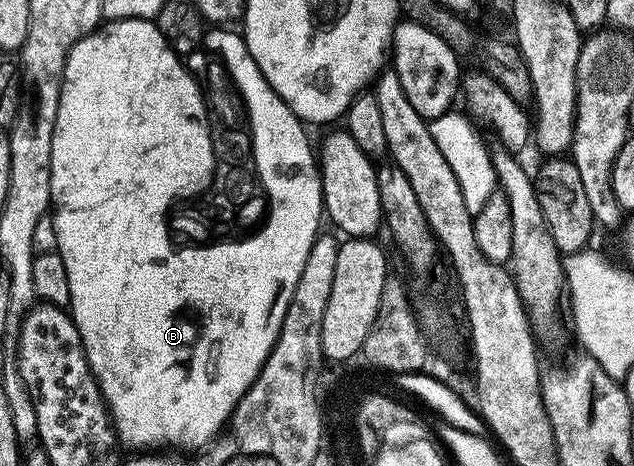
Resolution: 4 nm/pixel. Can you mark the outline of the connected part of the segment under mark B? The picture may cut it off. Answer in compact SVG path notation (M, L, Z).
M112 20L112 21L109 21L109 22L106 22L106 23L103 23L103 24L102 24L102 25L101 25L101 26L99 26L99 27L97 27L97 28L95 28L95 29L94 29L94 31L92 31L92 32L90 32L90 33L89 33L89 34L87 34L87 35L86 35L86 36L82 36L82 37L81 37L81 38L79 38L79 40L77 40L77 42L76 42L76 43L75 43L75 44L74 44L74 45L73 45L73 46L72 46L72 50L71 50L71 51L70 51L70 53L69 53L69 54L68 54L68 58L67 58L67 59L66 59L66 65L65 65L65 66L64 66L64 70L63 70L63 71L62 71L62 89L61 89L61 90L60 90L60 98L59 98L59 99L58 99L58 109L57 109L57 110L56 110L56 122L55 122L55 123L54 123L54 129L53 129L53 130L52 130L52 158L51 158L51 159L50 159L50 208L51 208L51 209L52 209L52 215L53 215L53 217L54 217L54 225L55 225L55 226L56 226L56 242L57 242L57 243L58 243L58 246L57 246L57 249L56 249L56 250L57 250L57 252L58 252L58 253L59 253L59 254L60 254L60 258L61 258L61 259L62 259L62 261L63 261L63 262L64 262L64 270L68 270L68 290L69 290L69 291L70 291L70 306L69 306L69 309L68 309L68 311L69 311L69 313L70 313L70 316L71 316L71 318L73 318L73 319L74 319L74 325L75 325L75 326L76 326L76 330L77 330L77 331L78 331L78 333L79 333L79 334L80 334L80 338L81 338L81 339L82 339L82 345L83 345L83 346L84 346L84 350L85 350L85 351L86 351L86 360L87 360L87 361L88 361L88 362L89 362L89 363L90 363L90 369L91 369L91 370L92 370L92 374L93 374L93 375L94 375L94 376L95 376L95 378L96 378L96 379L98 379L98 385L99 385L99 386L100 386L100 390L101 390L101 391L102 391L102 397L103 397L103 398L105 398L105 400L106 400L106 407L107 407L107 408L109 408L109 410L110 410L110 419L111 419L111 421L112 421L112 423L113 423L113 426L114 426L114 430L115 430L115 432L117 432L117 433L118 433L118 438L119 438L119 441L121 441L121 443L122 443L122 444L123 444L123 445L126 445L126 444L131 444L131 446L132 446L132 447L134 447L134 450L140 450L140 449L143 449L143 448L154 448L154 447L157 447L157 446L170 446L170 445L166 445L166 444L176 444L176 445L178 445L178 446L182 446L182 447L184 447L184 448L194 448L194 449L193 449L193 450L202 450L202 449L205 449L205 447L206 447L206 445L207 445L207 444L209 444L209 443L210 443L210 441L211 441L211 440L213 440L213 439L214 439L214 437L215 437L215 436L217 436L217 435L218 435L218 433L219 433L219 432L221 432L221 431L223 431L223 429L225 429L225 428L226 428L226 427L227 427L227 424L228 424L228 421L229 421L229 419L230 419L230 417L231 417L231 416L233 416L233 415L234 415L234 407L235 407L235 406L237 406L237 404L238 404L238 403L239 403L239 402L240 402L240 398L244 398L244 394L245 394L245 393L246 393L246 391L248 391L248 389L250 389L250 388L251 388L251 387L252 387L252 385L254 385L254 383L255 383L255 382L256 382L256 378L257 378L257 377L258 377L258 375L259 375L259 374L260 374L260 370L261 370L261 369L262 369L262 367L263 367L263 366L264 366L264 362L265 362L265 361L266 361L266 359L267 359L267 358L268 358L268 354L269 354L269 353L270 353L270 351L271 351L271 350L272 350L272 346L273 346L273 345L274 345L274 343L275 343L275 342L276 342L276 338L277 338L277 337L278 337L278 335L279 335L279 334L280 334L280 326L281 326L281 325L282 325L282 323L283 323L283 322L284 322L284 314L285 314L285 313L286 313L286 311L287 311L287 310L288 310L288 302L292 302L292 290L296 290L296 282L300 282L300 274L301 274L301 272L302 272L302 271L303 271L303 270L304 270L304 262L308 262L308 250L312 250L312 246L313 246L313 245L314 245L314 240L315 240L315 239L316 239L316 237L317 237L317 236L318 236L318 235L320 235L320 229L321 229L321 228L318 228L318 227L320 227L320 226L321 226L321 224L322 224L322 220L323 220L323 224L324 224L324 209L323 209L323 207L322 207L322 176L321 176L321 174L320 174L320 173L318 173L318 162L317 162L317 159L316 159L316 148L315 148L315 145L313 145L313 146L312 146L312 145L310 145L310 136L309 136L309 134L308 134L308 133L306 133L306 131L308 131L308 128L307 128L307 125L306 125L306 124L305 124L305 123L303 123L303 121L301 121L301 120L299 120L299 119L298 119L298 116L297 116L297 115L296 115L296 114L292 114L292 110L288 110L288 106L287 106L287 105L286 105L286 103L285 103L285 102L284 102L284 98L280 98L280 94L276 94L276 90L272 90L272 86L268 86L268 78L264 78L264 74L260 74L260 66L256 66L256 58L252 58L252 54L251 54L251 53L250 53L250 51L249 51L249 50L248 50L248 46L247 46L247 45L246 45L246 38L245 38L245 36L243 36L243 35L242 35L242 33L241 33L241 31L238 31L238 30L234 30L234 32L226 32L226 31L230 31L230 30L227 30L227 29L226 29L226 28L225 28L225 27L222 27L222 26L214 26L214 27L211 27L211 28L210 28L210 29L209 29L209 31L207 31L207 33L206 33L206 35L205 35L205 37L204 37L204 48L205 48L205 51L207 51L207 50L208 50L208 51L210 51L210 52L218 52L218 56L219 56L219 58L220 58L220 59L222 59L222 64L190 64L190 63L194 63L194 62L183 62L183 61L182 61L182 60L181 60L181 59L180 59L180 57L178 57L178 55L176 55L176 54L175 54L175 52L173 52L173 51L172 51L172 50L171 50L171 49L170 49L170 47L169 47L169 46L168 46L168 42L167 42L167 41L166 41L166 39L165 39L165 38L164 38L164 34L160 34L160 30L159 30L159 29L158 29L158 26L157 26L157 23L155 23L155 21L154 21L154 20Z

